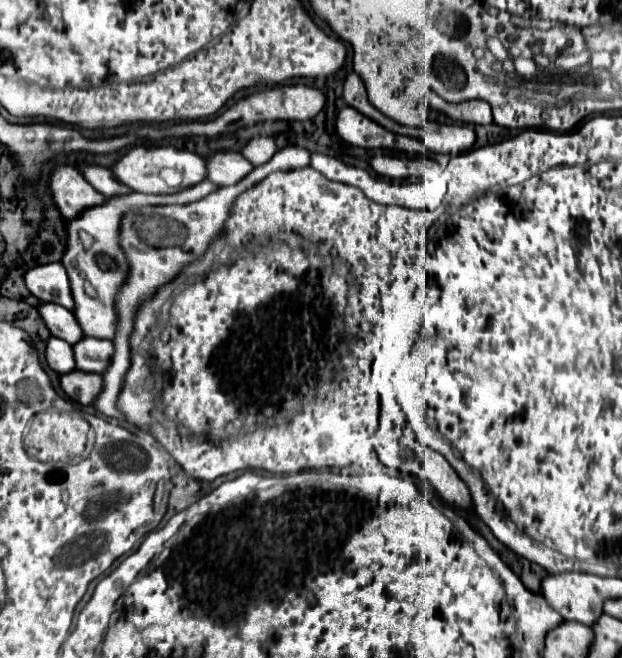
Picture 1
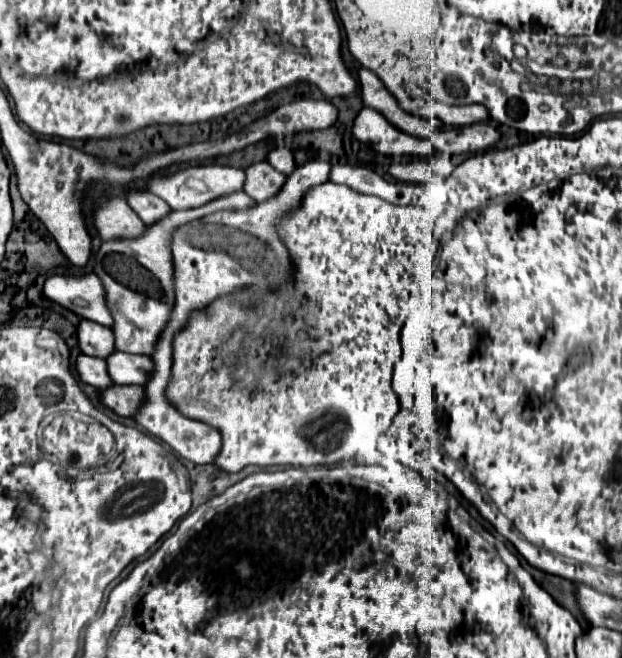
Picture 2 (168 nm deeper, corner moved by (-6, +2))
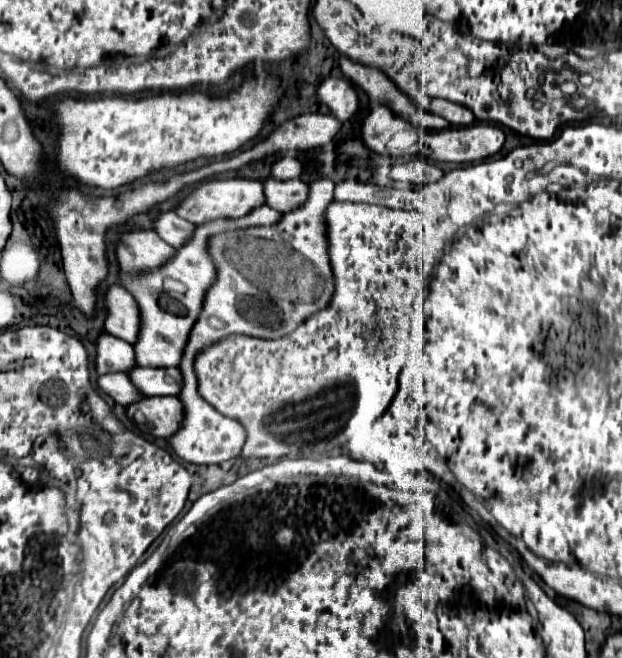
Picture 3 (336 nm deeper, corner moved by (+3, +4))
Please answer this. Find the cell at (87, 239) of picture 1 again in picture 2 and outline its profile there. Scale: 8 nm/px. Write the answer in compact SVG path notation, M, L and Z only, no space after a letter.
M197 208L171 212L163 222L147 226L147 234L141 238L101 244L95 256L95 274L103 280L107 290L107 306L115 318L113 334L117 350L153 356L155 344L175 308L175 264L171 258L171 238L177 228L199 218Z

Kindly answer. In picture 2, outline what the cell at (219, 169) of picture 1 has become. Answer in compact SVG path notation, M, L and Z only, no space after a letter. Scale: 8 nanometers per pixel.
M267 162L249 166L245 174L247 174L245 192L255 200L267 200L271 198L271 194L277 194L279 186L283 186L283 178L287 178Z

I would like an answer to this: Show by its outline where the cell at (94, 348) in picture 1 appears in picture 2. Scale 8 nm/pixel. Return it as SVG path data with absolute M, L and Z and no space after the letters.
M113 352L107 358L107 368L109 368L109 374L111 374L115 384L145 386L151 378L151 372L153 372L155 364L149 356Z

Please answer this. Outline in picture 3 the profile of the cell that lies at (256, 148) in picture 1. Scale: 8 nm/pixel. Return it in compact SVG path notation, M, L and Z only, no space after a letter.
M282 156L272 164L272 176L278 180L298 178L300 172L302 172L302 164L298 158L292 158L292 156Z

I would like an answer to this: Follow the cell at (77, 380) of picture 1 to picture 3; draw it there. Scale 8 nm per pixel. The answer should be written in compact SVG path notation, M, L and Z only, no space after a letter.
M142 396L126 406L126 414L142 432L168 438L182 422L182 404L176 396Z

